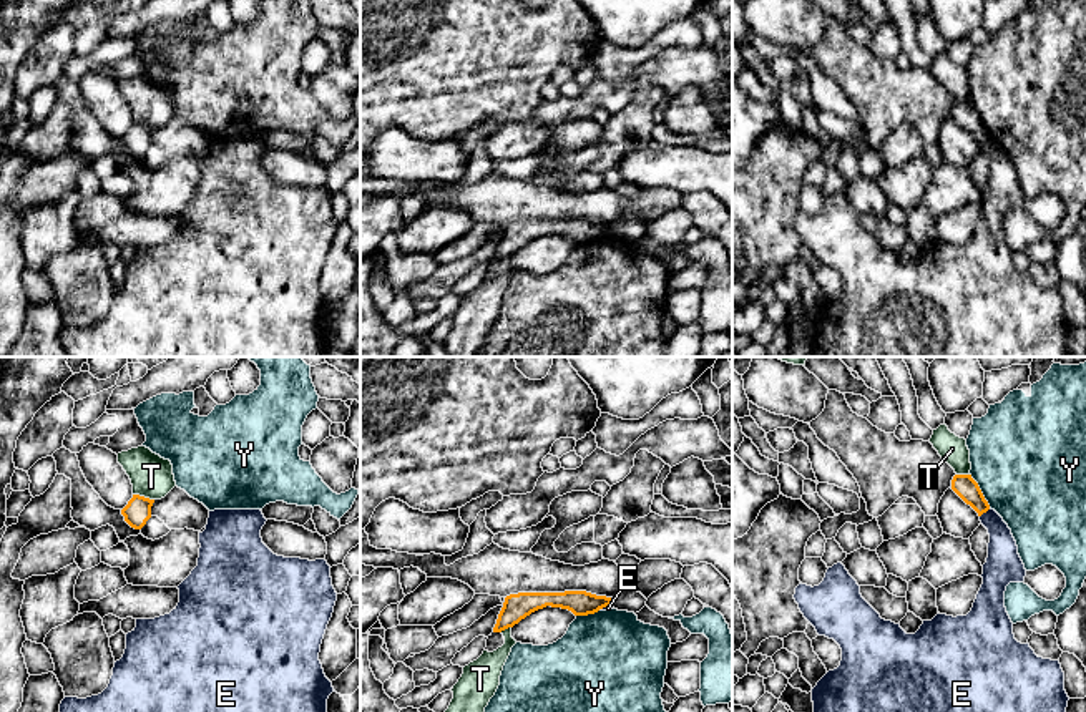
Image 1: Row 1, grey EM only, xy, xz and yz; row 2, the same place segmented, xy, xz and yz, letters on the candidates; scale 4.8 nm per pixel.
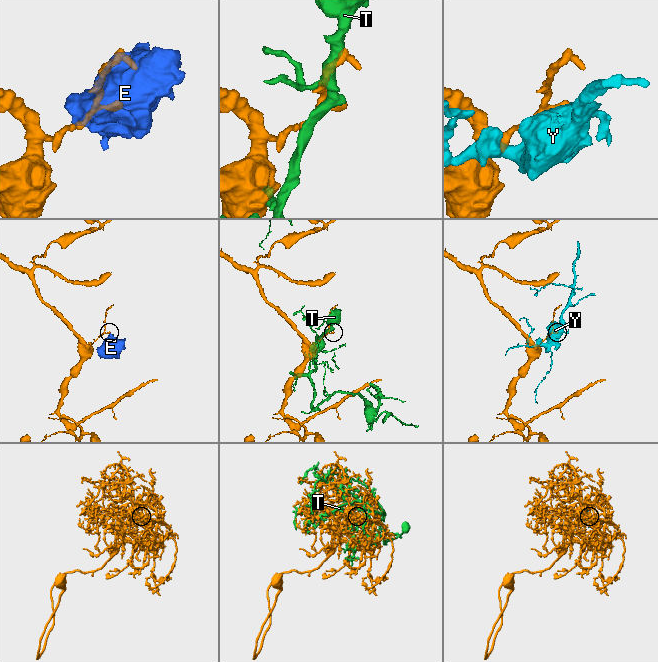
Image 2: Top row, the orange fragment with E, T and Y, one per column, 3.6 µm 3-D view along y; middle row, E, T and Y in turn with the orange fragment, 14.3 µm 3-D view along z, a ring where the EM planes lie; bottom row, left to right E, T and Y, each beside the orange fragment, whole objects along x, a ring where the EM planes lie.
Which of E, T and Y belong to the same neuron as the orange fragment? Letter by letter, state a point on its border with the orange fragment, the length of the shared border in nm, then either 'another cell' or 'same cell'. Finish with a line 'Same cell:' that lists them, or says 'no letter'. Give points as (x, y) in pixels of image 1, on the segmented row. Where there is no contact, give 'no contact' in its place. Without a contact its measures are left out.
E: meets orange in yz at (985, 512); contact 70 nm long; another cell
T: meets orange in xy at (143, 497); contact 110 nm long; another cell
Y: meets orange in yz at (980, 490); contact 190 nm long; another cell
Same cell: no letter

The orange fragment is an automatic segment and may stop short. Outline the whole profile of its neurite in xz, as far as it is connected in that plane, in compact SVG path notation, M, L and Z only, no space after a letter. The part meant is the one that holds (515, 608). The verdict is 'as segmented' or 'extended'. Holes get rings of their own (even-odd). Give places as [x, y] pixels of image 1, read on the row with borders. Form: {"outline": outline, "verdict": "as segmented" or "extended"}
{"outline": "M586 591L510 594L505 597L493 632L501 632L513 627L531 612L546 606L568 609L575 616L588 616L609 604L611 597L596 596Z", "verdict": "as segmented"}

